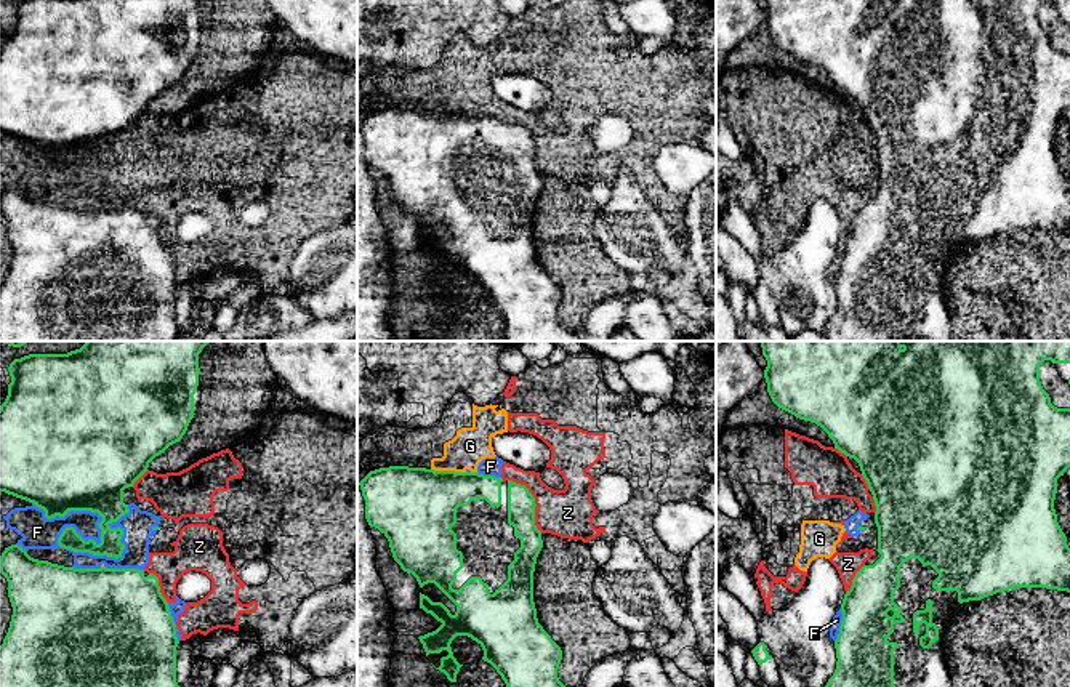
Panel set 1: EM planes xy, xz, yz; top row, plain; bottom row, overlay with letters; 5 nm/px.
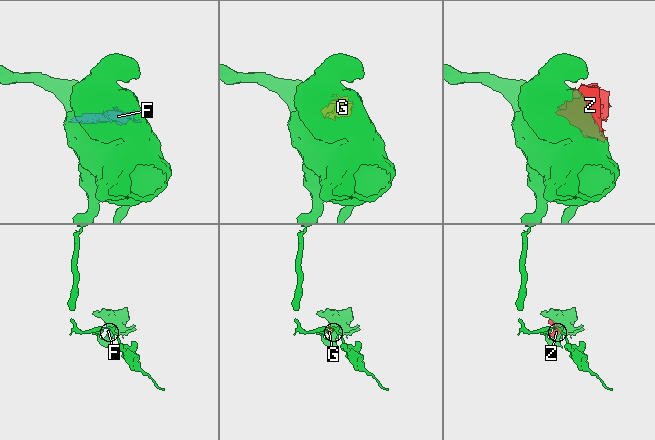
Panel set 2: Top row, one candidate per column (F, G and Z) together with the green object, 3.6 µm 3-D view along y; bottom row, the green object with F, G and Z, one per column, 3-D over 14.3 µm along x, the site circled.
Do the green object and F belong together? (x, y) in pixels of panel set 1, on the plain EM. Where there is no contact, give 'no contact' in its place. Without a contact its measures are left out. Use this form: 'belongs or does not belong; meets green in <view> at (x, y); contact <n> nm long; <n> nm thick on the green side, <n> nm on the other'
does not belong; meets green in xy at (90, 180); contact 550 nm long; 220 nm thick on the green side, 160 nm on the other

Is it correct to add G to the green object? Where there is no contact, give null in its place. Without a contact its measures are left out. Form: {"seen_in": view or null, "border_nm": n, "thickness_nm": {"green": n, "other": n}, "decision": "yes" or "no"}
{"seen_in": "xz", "border_nm": 180, "thickness_nm": {"green": 400, "other": 180}, "decision": "no"}

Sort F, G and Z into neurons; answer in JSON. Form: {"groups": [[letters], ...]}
{"groups": [["F", "G", "Z"]]}

